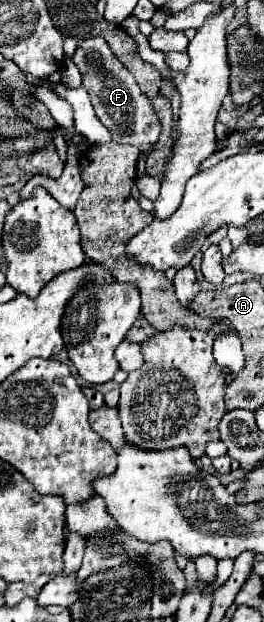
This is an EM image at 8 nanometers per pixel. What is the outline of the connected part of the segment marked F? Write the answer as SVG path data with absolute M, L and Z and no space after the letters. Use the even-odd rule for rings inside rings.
M89 37L79 43L73 63L83 75L83 89L89 93L99 121L113 133L113 141L135 145L145 149L155 143L161 133L161 121L153 111L153 105L145 93L141 93L135 77L123 67L123 63L113 55L103 37Z

